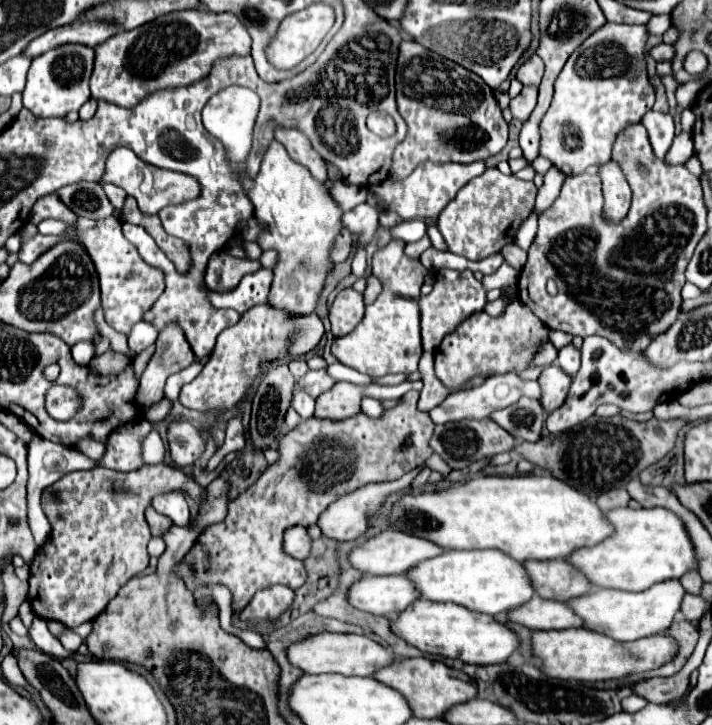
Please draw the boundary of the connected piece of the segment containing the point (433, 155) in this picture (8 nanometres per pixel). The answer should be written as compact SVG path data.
M404 41L400 45L396 103L408 125L408 135L400 145L396 145L390 169L392 179L408 177L408 173L426 159L458 163L488 159L490 155L500 153L508 141L508 125L492 89L488 89L476 73L440 57L416 41Z

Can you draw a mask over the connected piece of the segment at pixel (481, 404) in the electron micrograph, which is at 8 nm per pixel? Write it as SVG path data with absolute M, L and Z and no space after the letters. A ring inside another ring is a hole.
M506 373L506 375L496 375L496 377L488 377L480 387L470 389L470 391L458 391L448 395L438 407L434 407L430 411L430 419L434 423L448 423L448 421L460 421L460 419L484 419L490 413L494 413L496 409L504 409L512 403L516 403L520 397L534 397L540 399L540 385L538 381L524 381L514 373Z

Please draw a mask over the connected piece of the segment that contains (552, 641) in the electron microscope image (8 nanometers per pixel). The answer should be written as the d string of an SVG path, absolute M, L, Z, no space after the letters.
M580 627L564 631L536 631L532 633L534 655L544 661L542 669L548 677L576 679L576 681L608 681L628 677L632 673L644 673L670 663L678 653L678 643L668 635L644 637L632 643L620 643L598 631Z

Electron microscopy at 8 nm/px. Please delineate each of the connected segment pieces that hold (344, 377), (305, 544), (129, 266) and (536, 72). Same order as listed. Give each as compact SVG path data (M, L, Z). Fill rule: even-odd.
M342 363L328 365L328 375L334 377L336 381L350 381L350 383L360 383L360 385L370 383L370 377L368 375L362 375L356 369L350 369L350 367L342 365Z
M292 527L288 529L288 533L284 533L284 551L290 557L304 561L310 557L310 549L312 549L312 537L304 527Z
M114 217L100 219L94 229L74 233L74 237L88 249L88 255L96 265L106 323L114 327L118 333L128 335L132 327L144 319L144 313L152 309L156 299L162 295L164 275L142 261L134 245L122 235L122 223Z
M534 55L530 61L526 61L524 65L520 65L520 69L516 71L516 79L524 87L528 87L528 85L538 87L540 85L540 79L542 79L542 73L544 73L544 63L540 61L538 55Z

